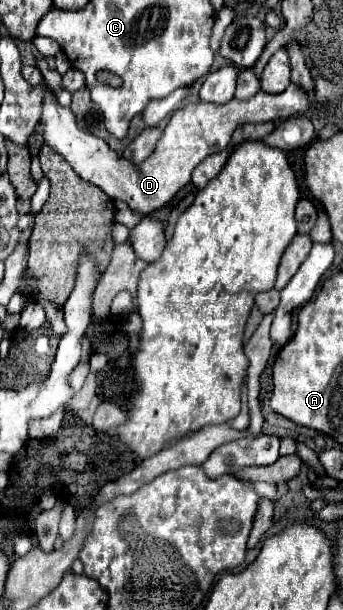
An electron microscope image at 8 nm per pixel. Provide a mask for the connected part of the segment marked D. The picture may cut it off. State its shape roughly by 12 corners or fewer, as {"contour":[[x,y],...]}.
{"contour":[[289,86],[183,104],[139,166],[47,94],[45,144],[109,198],[147,216],[245,122],[307,114]]}

